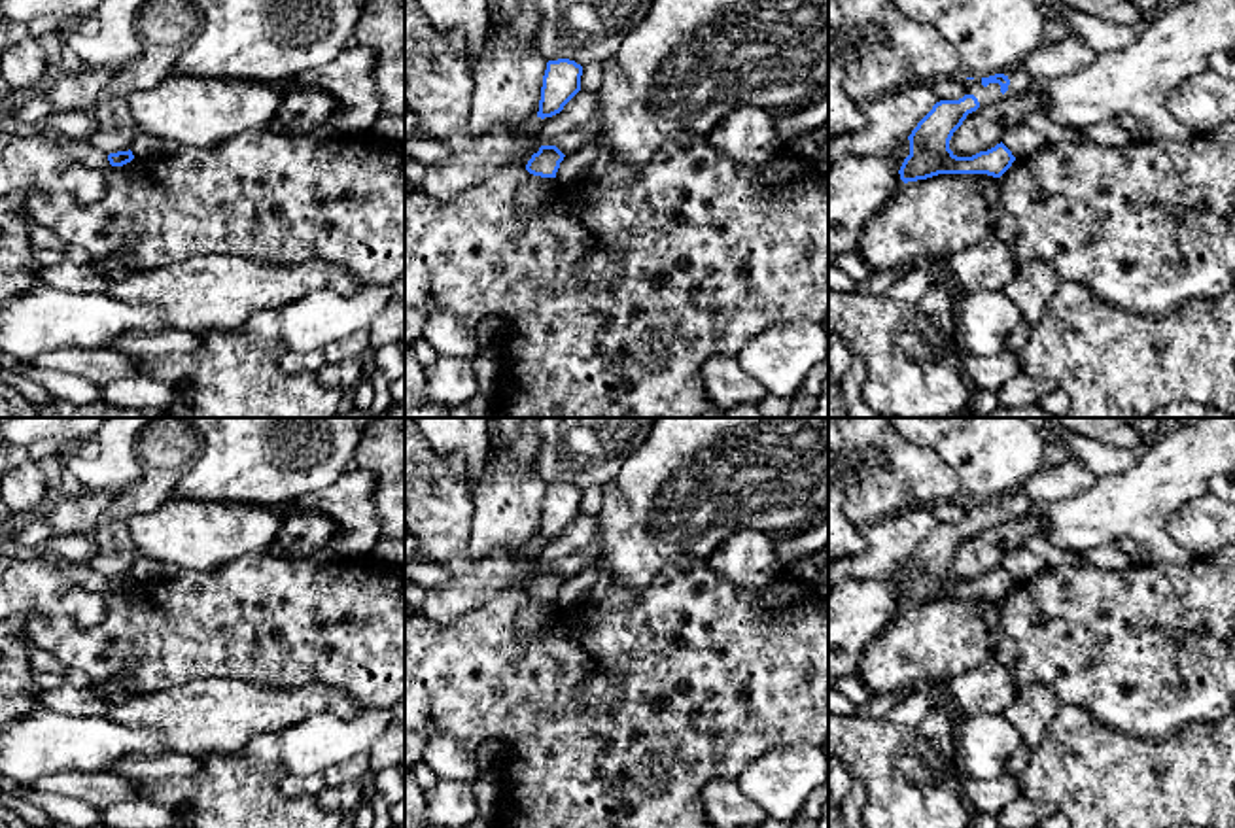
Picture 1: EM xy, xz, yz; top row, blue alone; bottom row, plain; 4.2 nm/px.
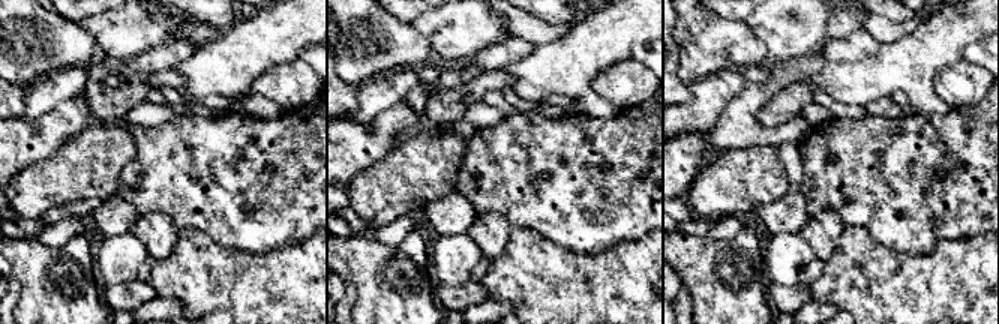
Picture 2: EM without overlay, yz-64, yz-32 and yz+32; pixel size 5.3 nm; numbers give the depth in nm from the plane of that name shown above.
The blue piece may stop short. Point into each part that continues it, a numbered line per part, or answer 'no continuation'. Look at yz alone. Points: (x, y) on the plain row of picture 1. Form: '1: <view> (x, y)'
1: yz (1020, 505)

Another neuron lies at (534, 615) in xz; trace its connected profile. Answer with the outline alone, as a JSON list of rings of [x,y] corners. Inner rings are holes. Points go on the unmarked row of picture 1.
[[[528,595],[524,607],[516,614],[518,635],[531,635],[539,631],[554,614],[554,601],[541,601]]]

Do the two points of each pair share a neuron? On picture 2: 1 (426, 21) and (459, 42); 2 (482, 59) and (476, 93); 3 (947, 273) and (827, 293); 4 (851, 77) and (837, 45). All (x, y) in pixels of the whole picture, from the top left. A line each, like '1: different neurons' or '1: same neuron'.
1: same neuron
2: different neurons
3: same neuron
4: different neurons

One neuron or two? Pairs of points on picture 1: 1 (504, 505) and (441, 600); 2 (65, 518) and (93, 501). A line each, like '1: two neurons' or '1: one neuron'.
1: two neurons
2: one neuron

